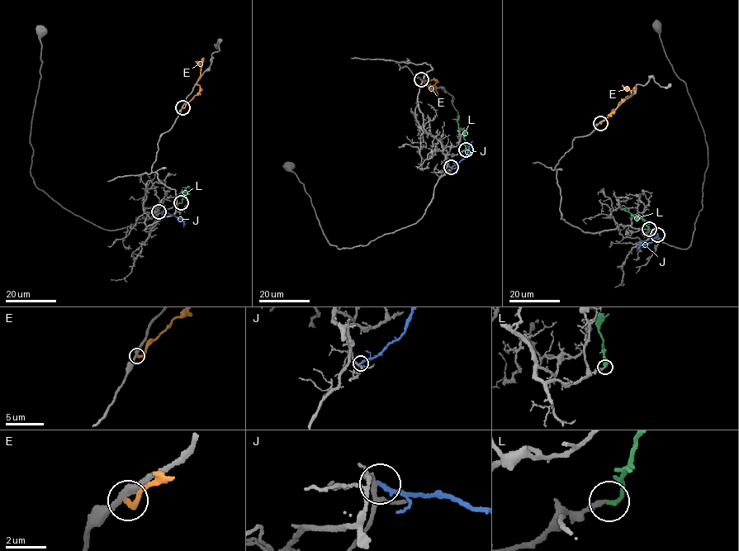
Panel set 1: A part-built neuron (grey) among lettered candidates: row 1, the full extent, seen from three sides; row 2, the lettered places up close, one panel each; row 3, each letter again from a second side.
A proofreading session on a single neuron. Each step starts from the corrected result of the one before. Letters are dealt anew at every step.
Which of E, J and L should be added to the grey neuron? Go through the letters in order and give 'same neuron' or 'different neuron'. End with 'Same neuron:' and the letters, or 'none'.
E: different neuron
J: different neuron
L: same neuron
Same neuron: L

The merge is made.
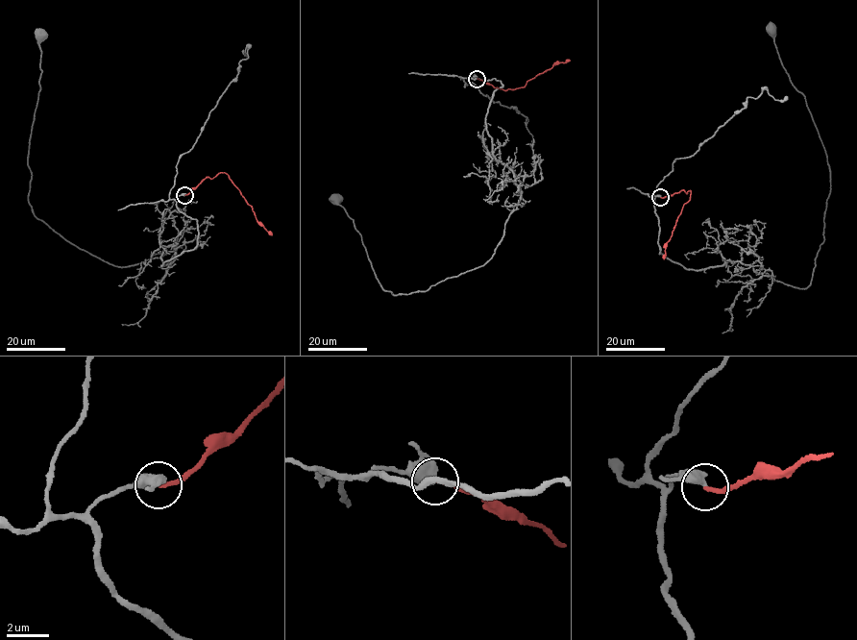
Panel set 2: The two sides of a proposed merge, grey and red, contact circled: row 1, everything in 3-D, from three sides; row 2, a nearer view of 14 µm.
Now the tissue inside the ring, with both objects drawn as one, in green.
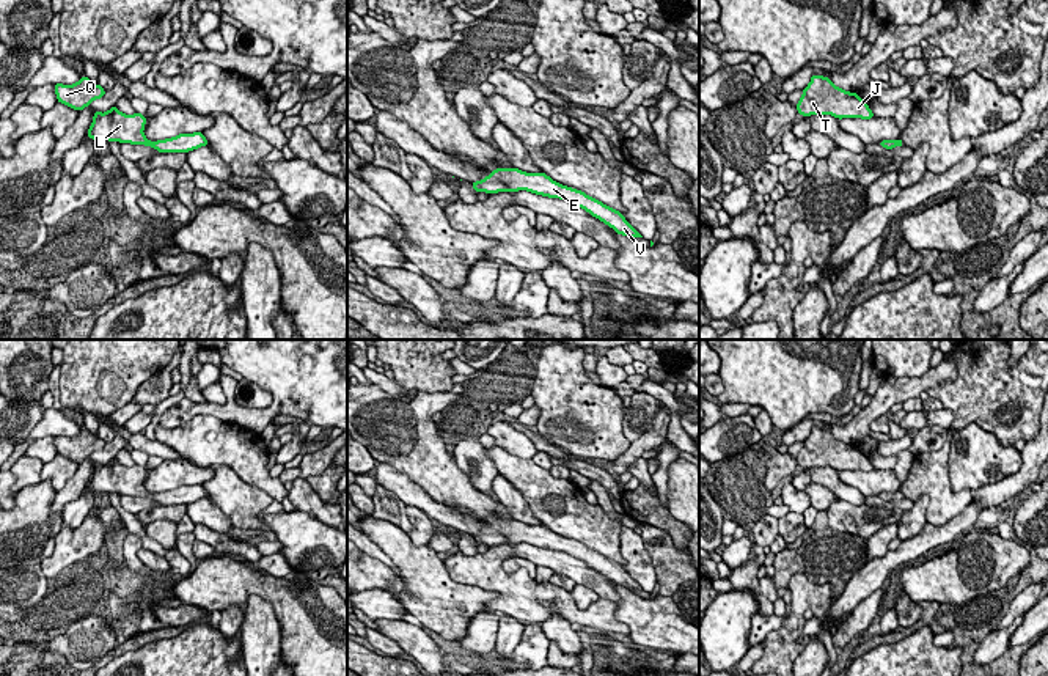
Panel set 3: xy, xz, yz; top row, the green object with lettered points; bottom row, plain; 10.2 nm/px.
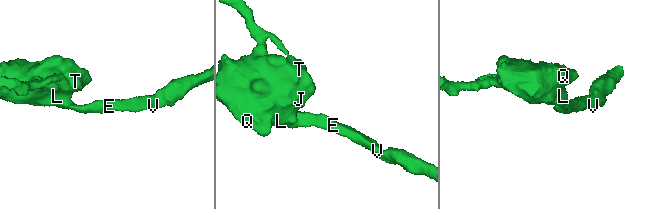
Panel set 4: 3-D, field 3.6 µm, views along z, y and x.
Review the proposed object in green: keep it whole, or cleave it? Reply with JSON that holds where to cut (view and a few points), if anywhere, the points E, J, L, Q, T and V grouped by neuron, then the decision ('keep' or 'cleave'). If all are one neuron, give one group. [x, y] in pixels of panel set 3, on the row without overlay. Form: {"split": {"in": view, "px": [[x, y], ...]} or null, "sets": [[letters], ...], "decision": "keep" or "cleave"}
{"split": null, "sets": [["E", "J", "L", "Q", "T", "V"]], "decision": "keep"}

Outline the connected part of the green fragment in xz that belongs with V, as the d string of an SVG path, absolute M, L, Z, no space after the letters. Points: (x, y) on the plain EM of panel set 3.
M497 520L490 528L481 533L471 535L475 544L498 546L498 544L519 544L528 542L536 547L559 550L584 561L592 569L599 571L617 586L624 586L630 591L643 590L622 568L622 564L608 560L602 553L591 550L581 542L562 538L553 533L545 525L526 525L519 520Z

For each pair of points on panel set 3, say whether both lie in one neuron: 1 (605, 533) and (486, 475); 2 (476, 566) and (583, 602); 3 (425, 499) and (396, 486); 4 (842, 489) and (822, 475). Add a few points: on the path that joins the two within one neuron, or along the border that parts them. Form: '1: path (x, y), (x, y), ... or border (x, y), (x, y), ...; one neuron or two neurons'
1: border (484, 448), (484, 453), (498, 472); two neurons
2: border (567, 593), (580, 609), (586, 609), (599, 599); two neurons
3: path (418, 497), (403, 488); one neuron
4: path (838, 488), (827, 477); one neuron

